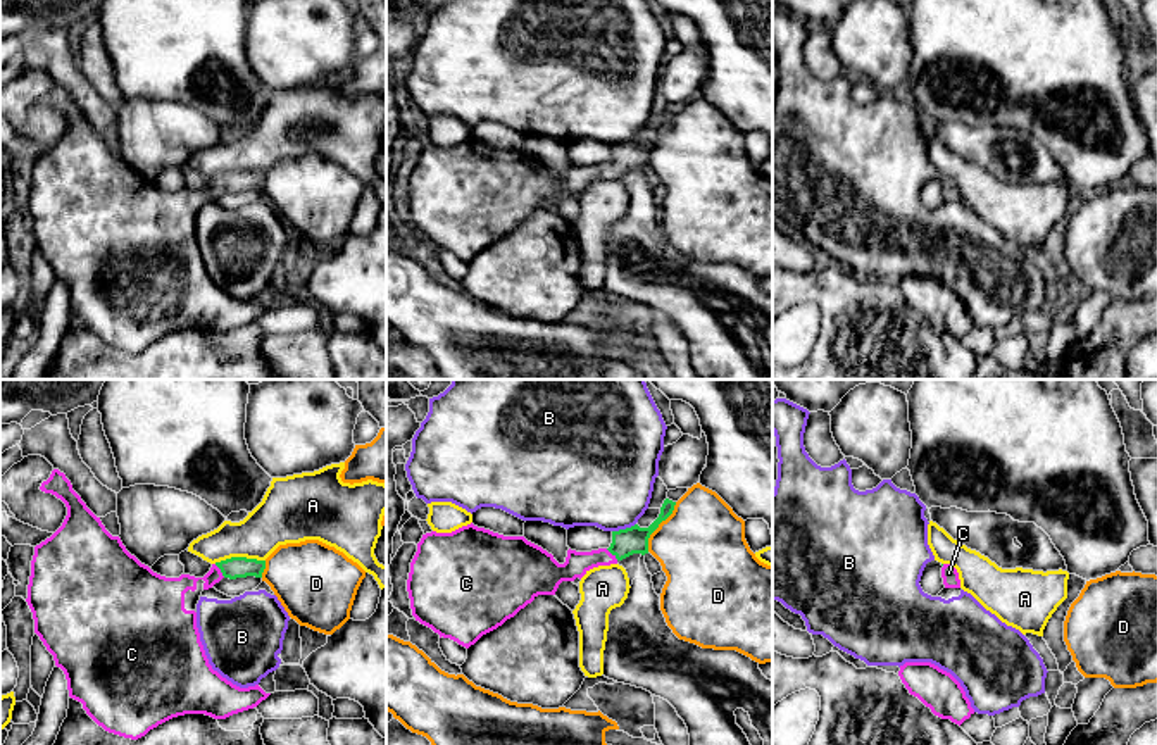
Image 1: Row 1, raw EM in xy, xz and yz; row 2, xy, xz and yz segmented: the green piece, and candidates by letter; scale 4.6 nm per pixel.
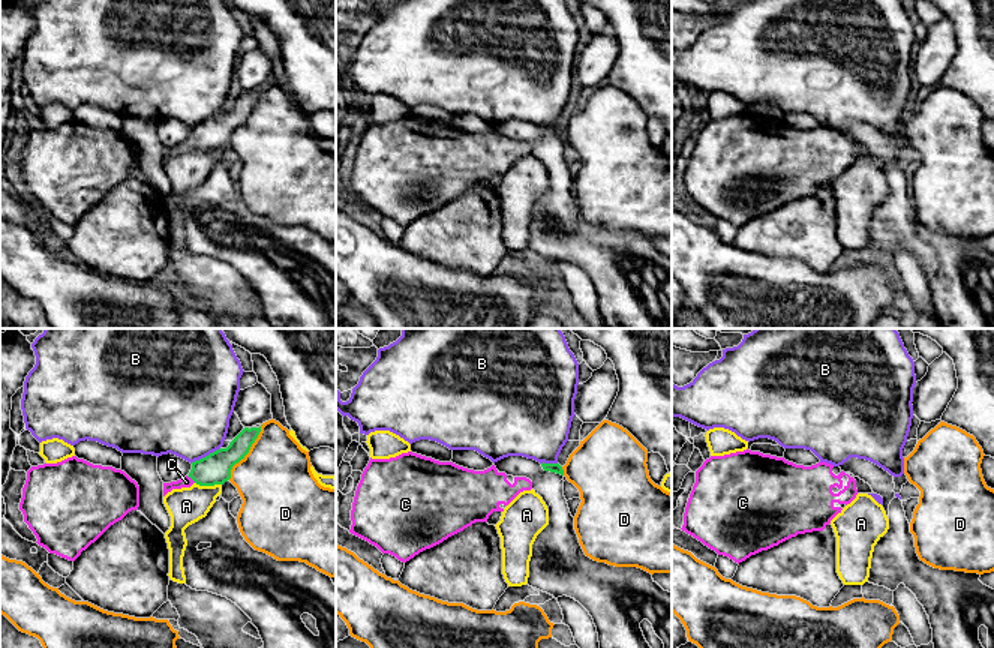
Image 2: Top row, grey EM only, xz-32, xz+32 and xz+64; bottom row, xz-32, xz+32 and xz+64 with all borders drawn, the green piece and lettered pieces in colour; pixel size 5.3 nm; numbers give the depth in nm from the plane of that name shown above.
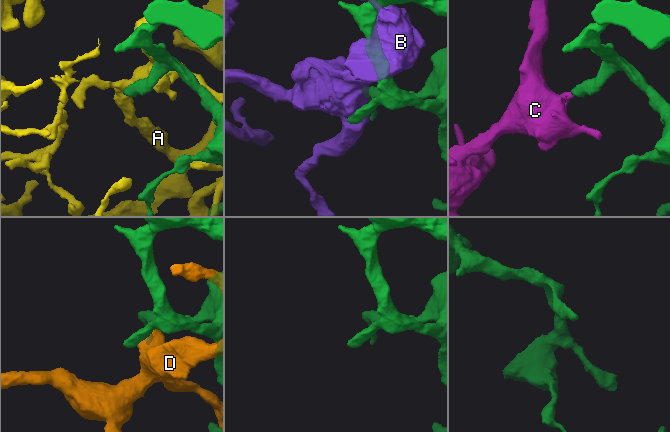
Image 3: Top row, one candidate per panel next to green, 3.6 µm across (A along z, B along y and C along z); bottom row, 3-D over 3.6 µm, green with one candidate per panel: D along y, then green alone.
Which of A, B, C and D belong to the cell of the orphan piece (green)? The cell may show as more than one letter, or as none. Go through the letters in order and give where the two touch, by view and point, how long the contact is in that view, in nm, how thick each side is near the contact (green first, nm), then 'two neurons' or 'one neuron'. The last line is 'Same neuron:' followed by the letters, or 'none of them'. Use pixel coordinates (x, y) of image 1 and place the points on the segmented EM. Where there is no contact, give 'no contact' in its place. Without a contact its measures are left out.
A: meets green in xy at (238, 557); contact 240 nm long; 100 nm thick on the green side, 220 nm on the other; two neurons
B: meets green in xz at (623, 530); contact 120 nm long; 130 nm thick on the green side, 440 nm on the other; two neurons
C: meets green in xy at (221, 571); contact 80 nm long; 100 nm thick on the green side, 130 nm on the other; one neuron
D: meets green in xz at (657, 526); contact 280 nm long; 130 nm thick on the green side, 420 nm on the other; two neurons
Same neuron: C

